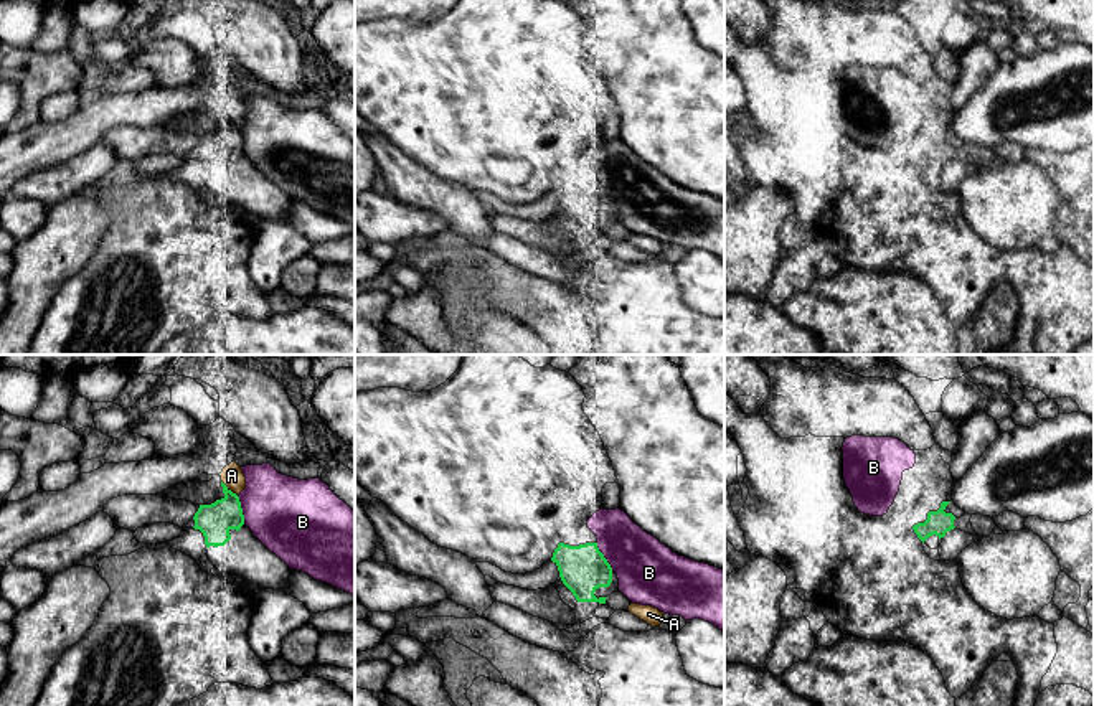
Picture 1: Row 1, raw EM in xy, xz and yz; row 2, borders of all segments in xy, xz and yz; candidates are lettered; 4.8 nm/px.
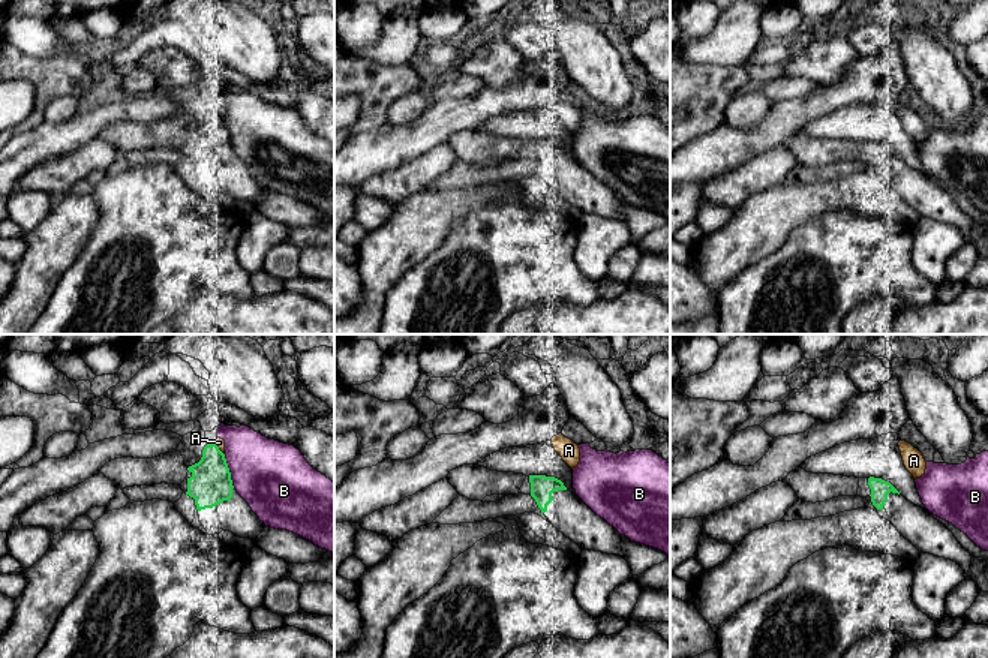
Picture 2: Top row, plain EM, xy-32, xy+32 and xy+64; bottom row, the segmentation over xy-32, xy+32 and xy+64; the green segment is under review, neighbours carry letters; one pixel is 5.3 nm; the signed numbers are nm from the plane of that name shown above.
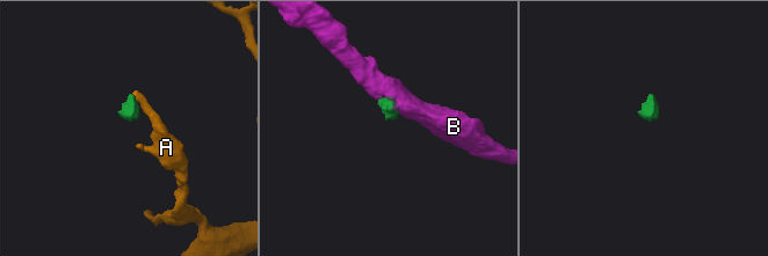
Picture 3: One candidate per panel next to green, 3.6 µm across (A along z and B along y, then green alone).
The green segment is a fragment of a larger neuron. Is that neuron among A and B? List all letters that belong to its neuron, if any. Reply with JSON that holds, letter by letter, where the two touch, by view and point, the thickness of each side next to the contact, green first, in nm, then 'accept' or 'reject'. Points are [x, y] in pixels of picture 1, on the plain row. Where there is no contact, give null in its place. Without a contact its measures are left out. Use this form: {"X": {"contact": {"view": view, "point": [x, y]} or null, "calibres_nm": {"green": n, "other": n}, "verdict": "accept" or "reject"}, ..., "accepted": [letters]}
{"A": {"contact": {"view": "xy", "point": [230, 121]}, "calibres_nm": {"green": 170, "other": 110}, "verdict": "reject"}, "B": {"contact": {"view": "xy", "point": [241, 139]}, "calibres_nm": {"green": 170, "other": 380}, "verdict": "reject"}, "accepted": []}

